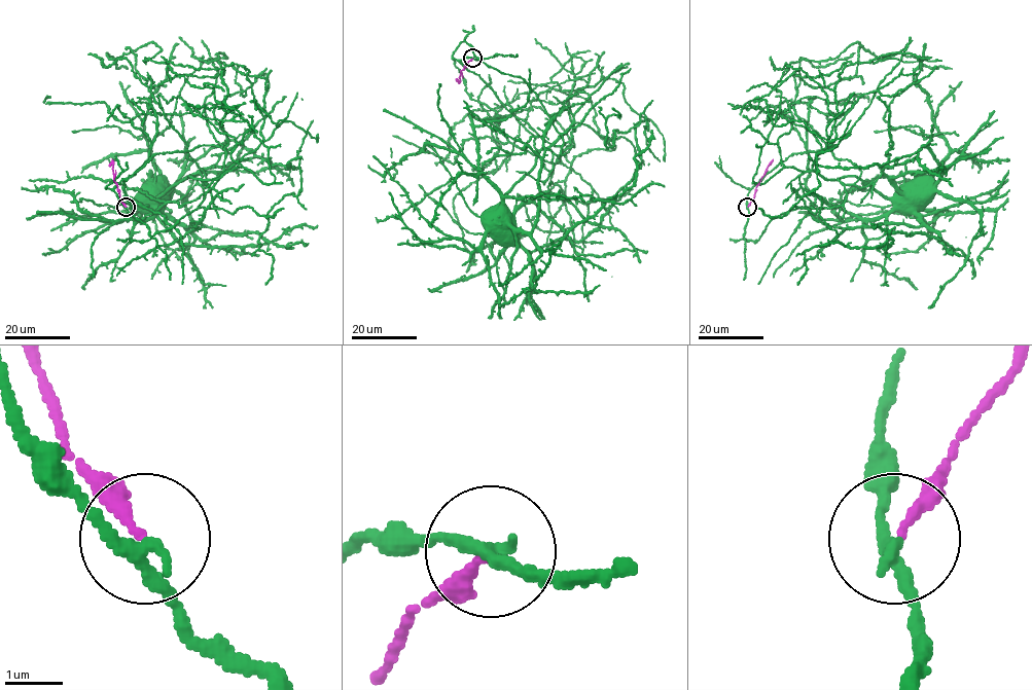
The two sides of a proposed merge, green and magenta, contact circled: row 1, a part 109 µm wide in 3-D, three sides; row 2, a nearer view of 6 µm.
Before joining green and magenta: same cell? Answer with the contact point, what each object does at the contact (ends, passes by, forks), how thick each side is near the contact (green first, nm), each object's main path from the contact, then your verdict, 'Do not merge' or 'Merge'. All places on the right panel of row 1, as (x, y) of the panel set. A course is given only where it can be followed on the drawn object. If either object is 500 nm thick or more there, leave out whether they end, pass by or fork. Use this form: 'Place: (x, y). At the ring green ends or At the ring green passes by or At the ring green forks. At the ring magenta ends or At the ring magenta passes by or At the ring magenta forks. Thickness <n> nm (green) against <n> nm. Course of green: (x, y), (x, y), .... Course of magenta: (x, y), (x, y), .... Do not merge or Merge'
Place: (747, 207). At the ring green passes by. At the ring magenta ends. Thickness 240 nm (green) against 180 nm. Course of green: (747, 207), (748, 193), (781, 161), (833, 145), (815, 159), (823, 178), (856, 176), (894, 195). Course of magenta: (748, 207), (773, 159). Do not merge

